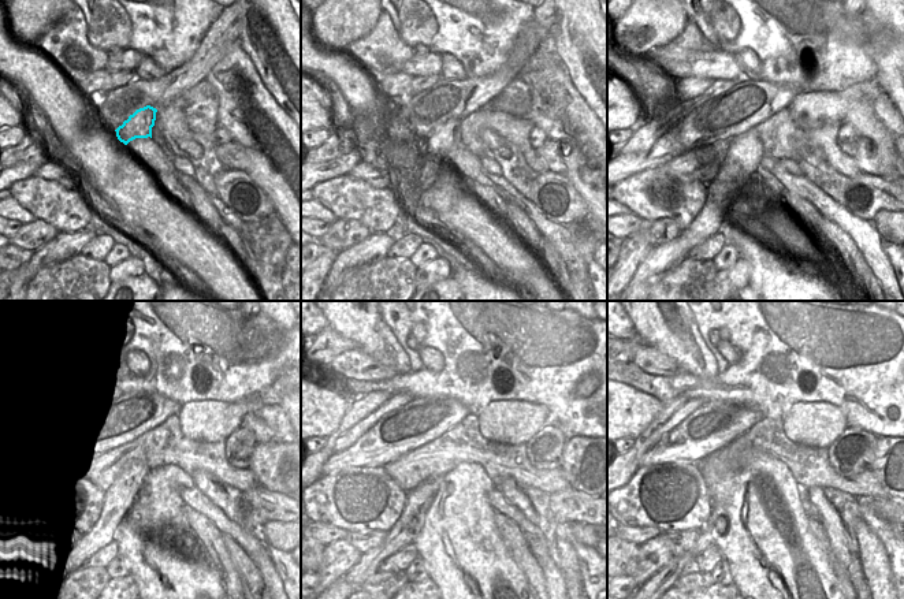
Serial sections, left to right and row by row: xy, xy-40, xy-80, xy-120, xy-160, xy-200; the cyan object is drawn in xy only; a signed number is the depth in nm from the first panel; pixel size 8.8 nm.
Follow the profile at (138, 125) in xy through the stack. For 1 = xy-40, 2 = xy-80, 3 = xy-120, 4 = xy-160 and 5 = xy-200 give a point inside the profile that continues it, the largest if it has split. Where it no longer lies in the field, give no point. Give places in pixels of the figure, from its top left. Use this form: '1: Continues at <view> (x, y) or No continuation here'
1: Continues at xy-40 (447, 136)
2: Continues at xy-80 (736, 166)
3: Continues at xy-120 (99, 531)
4: Continues at xy-160 (406, 528)
5: Continues at xy-200 (715, 525)

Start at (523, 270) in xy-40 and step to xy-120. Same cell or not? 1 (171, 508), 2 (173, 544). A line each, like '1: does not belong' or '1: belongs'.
1: does not belong
2: belongs

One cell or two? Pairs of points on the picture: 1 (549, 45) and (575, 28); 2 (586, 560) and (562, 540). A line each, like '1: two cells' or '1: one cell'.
1: two cells
2: two cells

